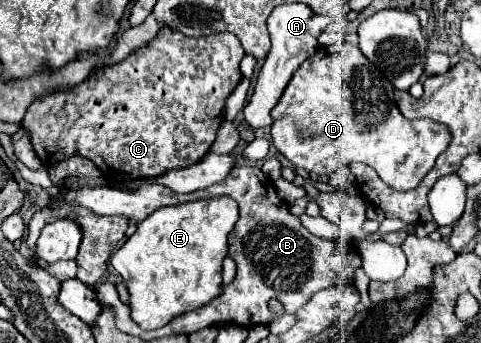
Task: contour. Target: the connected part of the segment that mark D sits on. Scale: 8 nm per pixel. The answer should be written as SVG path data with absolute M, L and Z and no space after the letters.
M351 43L335 47L335 51L319 47L315 55L305 59L271 117L271 141L295 167L327 175L329 180L335 169L359 161L373 167L387 185L399 191L415 189L451 141L441 123L405 119L393 99L391 81Z

